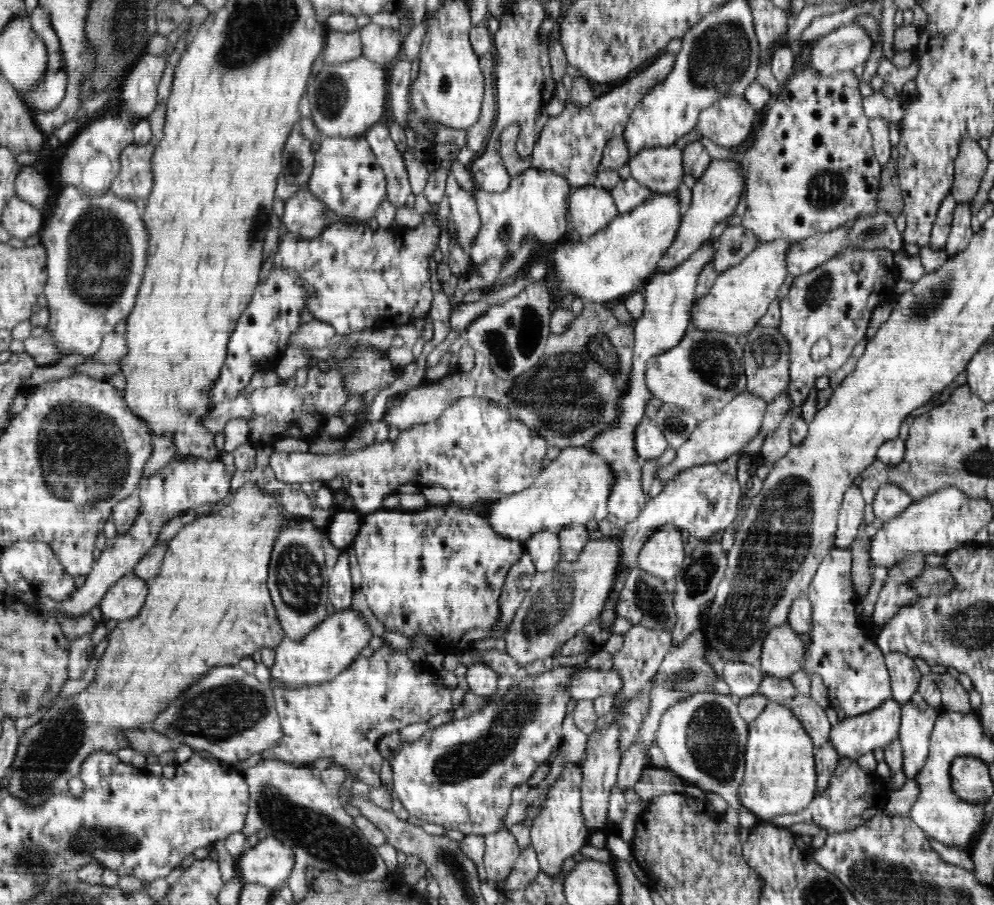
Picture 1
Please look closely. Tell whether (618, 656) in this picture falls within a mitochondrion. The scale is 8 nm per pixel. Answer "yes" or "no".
no

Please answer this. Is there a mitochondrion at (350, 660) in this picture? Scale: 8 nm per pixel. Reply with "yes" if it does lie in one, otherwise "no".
no

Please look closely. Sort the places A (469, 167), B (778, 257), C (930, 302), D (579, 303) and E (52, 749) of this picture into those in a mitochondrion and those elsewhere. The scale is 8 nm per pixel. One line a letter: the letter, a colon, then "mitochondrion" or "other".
A: other
B: other
C: mitochondrion
D: other
E: mitochondrion

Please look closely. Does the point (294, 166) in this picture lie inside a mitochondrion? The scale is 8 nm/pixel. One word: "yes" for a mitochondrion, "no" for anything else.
yes

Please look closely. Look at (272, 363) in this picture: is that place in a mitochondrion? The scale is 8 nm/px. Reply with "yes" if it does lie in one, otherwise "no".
no

